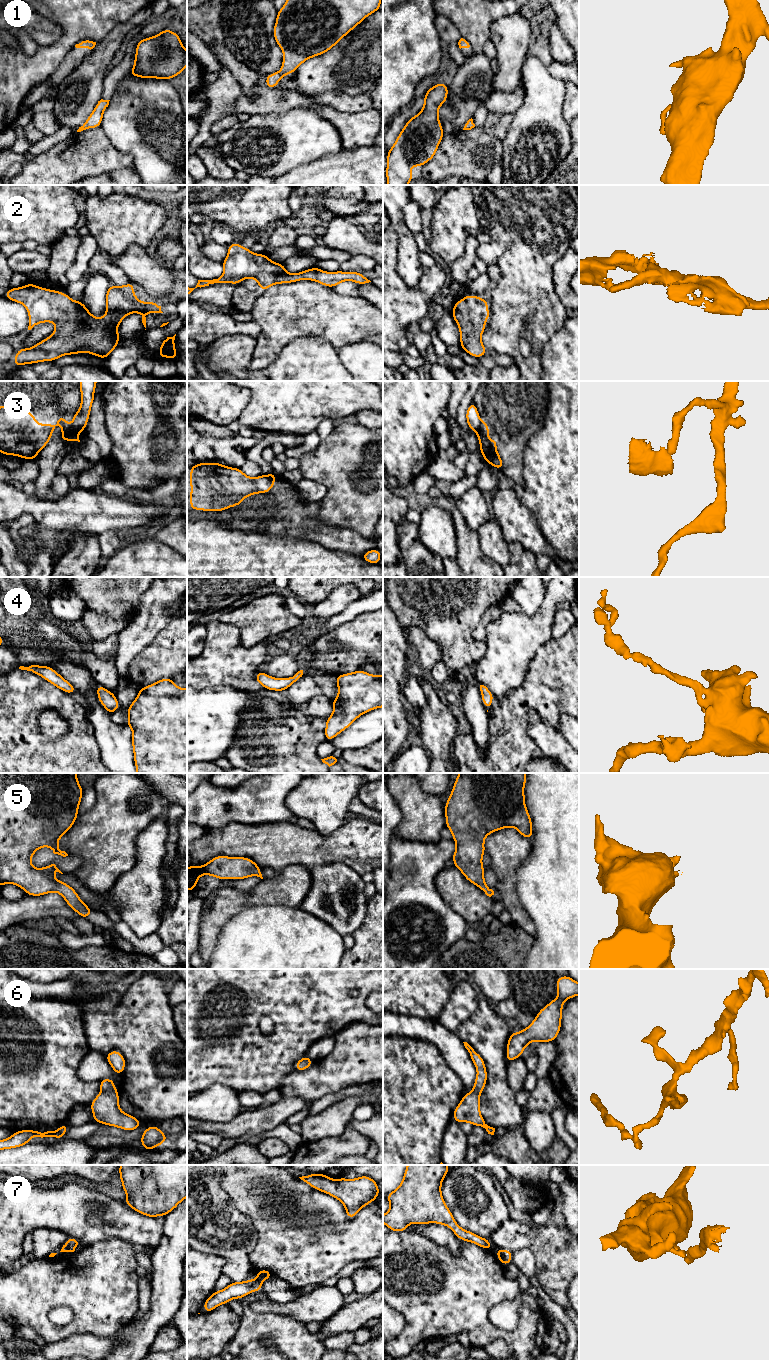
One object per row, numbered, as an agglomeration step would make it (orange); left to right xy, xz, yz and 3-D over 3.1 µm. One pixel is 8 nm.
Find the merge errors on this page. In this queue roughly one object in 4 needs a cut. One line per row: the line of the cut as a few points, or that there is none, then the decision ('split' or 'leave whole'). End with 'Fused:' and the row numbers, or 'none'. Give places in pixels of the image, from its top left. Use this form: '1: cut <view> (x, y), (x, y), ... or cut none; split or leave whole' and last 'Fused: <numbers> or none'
1: cut none; leave whole
2: cut none; leave whole
3: cut xy (73, 428), (78, 432); split
4: cut none; leave whole
5: cut none; leave whole
6: cut none; leave whole
7: cut xz (257, 1277), (262, 1281); split
Fused: 3, 7

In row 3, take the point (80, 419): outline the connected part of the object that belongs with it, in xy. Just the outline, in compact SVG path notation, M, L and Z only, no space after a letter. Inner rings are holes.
M80 381L79 388L81 392L81 403L78 412L73 414L72 427L80 432L85 431L87 426L90 410L95 398L94 391L97 386L97 381Z

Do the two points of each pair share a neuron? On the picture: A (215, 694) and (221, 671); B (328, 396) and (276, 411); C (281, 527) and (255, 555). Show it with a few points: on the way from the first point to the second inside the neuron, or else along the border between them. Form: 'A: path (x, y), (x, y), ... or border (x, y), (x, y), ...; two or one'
A: border (197, 687), (230, 686), (240, 690); two
B: path (315, 396), (291, 396), (289, 398); one
C: border (250, 531), (276, 536), (293, 536), (296, 538); two

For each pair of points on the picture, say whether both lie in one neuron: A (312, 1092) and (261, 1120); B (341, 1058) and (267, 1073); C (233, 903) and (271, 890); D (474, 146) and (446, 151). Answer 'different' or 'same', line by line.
A: different
B: different
C: same
D: same

